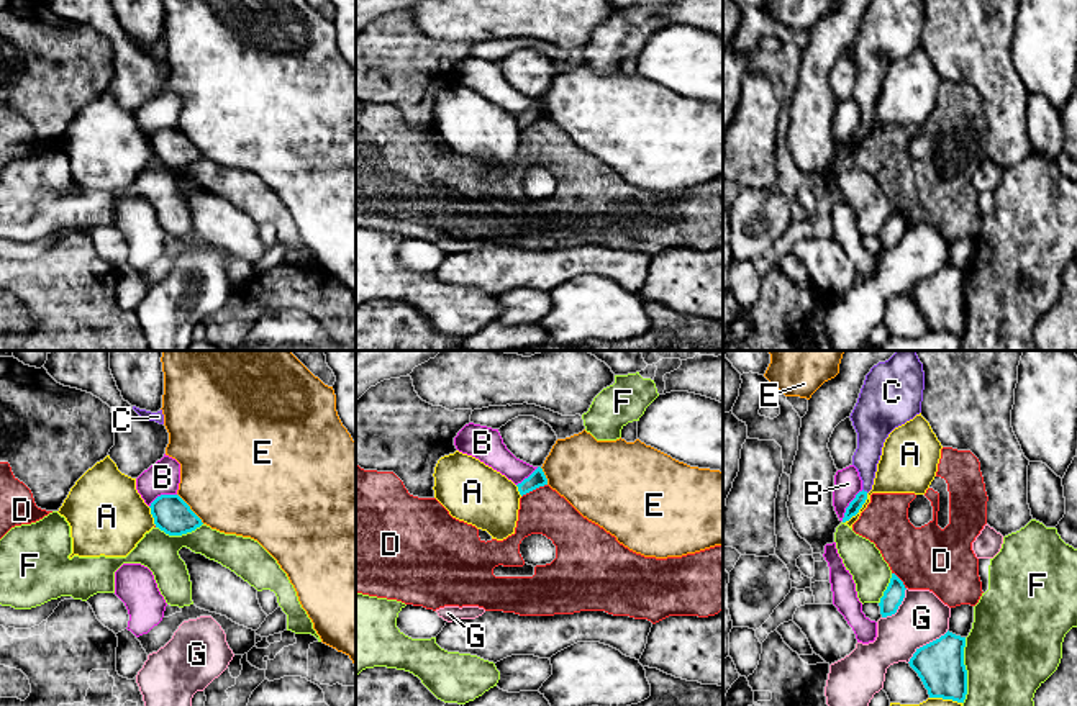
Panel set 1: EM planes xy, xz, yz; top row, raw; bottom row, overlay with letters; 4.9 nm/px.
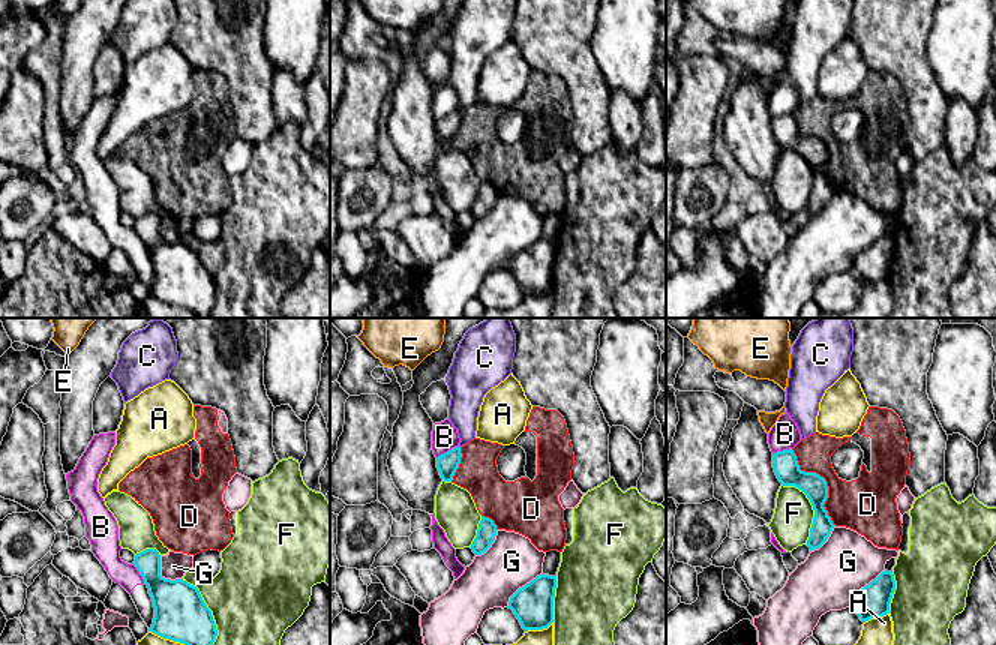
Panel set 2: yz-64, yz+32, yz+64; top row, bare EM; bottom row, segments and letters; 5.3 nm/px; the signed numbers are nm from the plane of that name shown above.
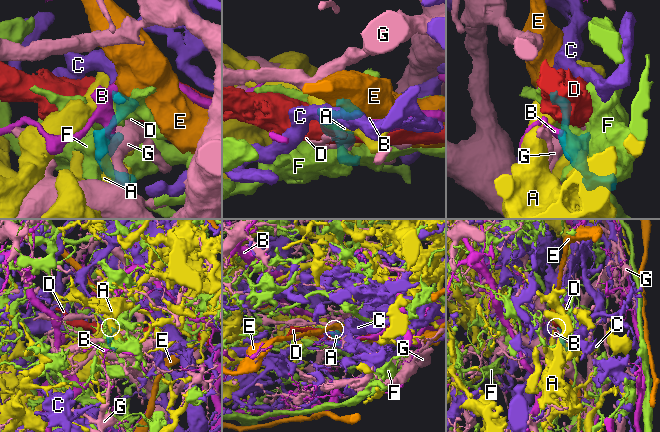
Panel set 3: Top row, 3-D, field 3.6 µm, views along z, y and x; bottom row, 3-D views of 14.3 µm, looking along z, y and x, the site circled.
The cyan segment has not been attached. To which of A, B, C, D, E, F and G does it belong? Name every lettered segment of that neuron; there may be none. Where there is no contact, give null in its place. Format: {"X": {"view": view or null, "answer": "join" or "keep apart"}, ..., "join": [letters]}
{"A": {"view": "yz", "answer": "keep apart"}, "B": {"view": "yz", "answer": "keep apart"}, "C": {"view": "yz", "answer": "join"}, "D": {"view": "xz", "answer": "keep apart"}, "E": {"view": "xy", "answer": "keep apart"}, "F": {"view": "yz", "answer": "keep apart"}, "G": {"view": "yz", "answer": "keep apart"}, "join": ["C"]}

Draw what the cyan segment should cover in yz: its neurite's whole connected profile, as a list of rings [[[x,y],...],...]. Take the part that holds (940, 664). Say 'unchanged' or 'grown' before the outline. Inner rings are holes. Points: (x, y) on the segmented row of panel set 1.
unchanged | [[[947,631],[939,639],[916,649],[908,663],[921,678],[929,698],[964,703],[967,695],[964,647],[966,637]]]

